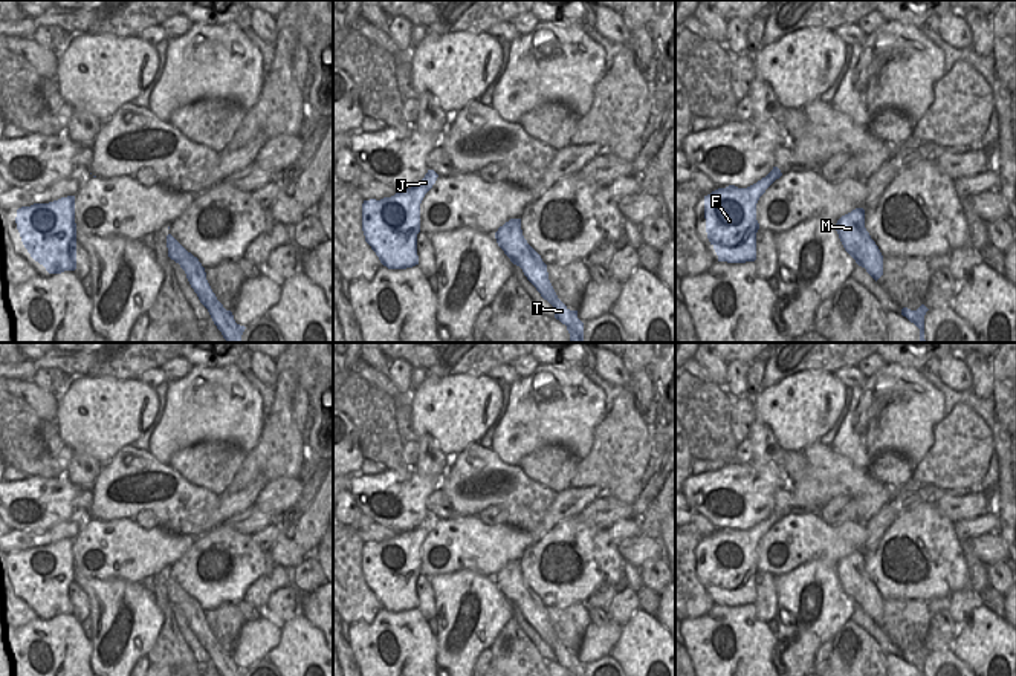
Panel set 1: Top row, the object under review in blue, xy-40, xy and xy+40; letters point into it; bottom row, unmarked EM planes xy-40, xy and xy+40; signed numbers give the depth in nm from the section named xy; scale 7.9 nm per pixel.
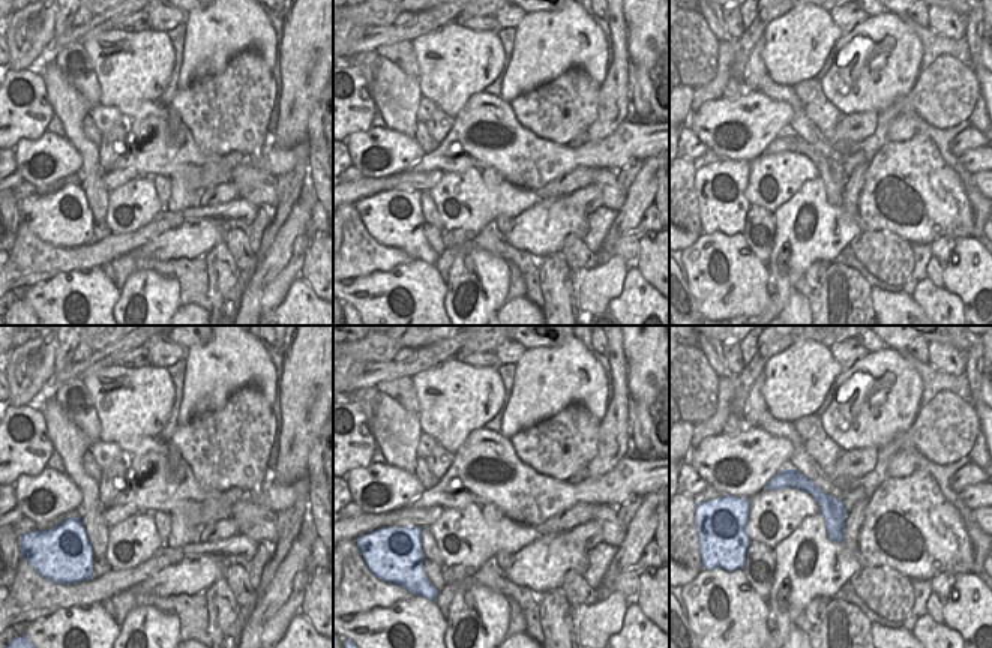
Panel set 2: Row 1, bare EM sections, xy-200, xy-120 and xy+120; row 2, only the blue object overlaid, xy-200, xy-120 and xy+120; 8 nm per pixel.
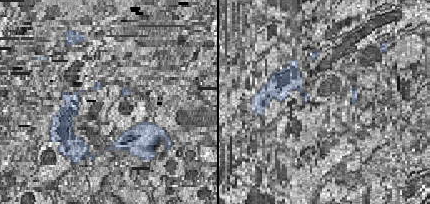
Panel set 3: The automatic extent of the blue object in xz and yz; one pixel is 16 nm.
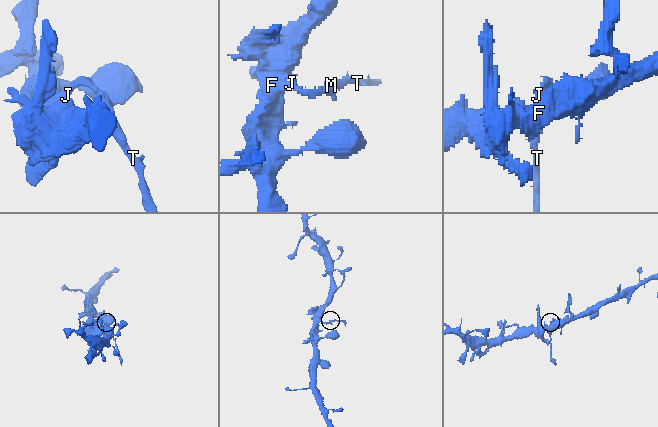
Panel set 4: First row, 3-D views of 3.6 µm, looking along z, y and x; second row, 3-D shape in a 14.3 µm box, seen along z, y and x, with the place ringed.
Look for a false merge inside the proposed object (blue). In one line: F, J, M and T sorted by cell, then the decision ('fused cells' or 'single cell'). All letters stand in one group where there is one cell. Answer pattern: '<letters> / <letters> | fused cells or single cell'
F J / M T | fused cells

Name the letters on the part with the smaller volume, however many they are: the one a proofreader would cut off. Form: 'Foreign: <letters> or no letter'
Foreign: M, T

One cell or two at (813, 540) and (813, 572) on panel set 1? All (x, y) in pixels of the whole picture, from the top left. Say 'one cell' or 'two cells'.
two cells

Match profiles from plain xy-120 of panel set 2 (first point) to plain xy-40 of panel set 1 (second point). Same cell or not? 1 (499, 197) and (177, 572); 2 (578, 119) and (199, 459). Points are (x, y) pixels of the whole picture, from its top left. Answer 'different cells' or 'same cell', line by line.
1: different cells
2: same cell

